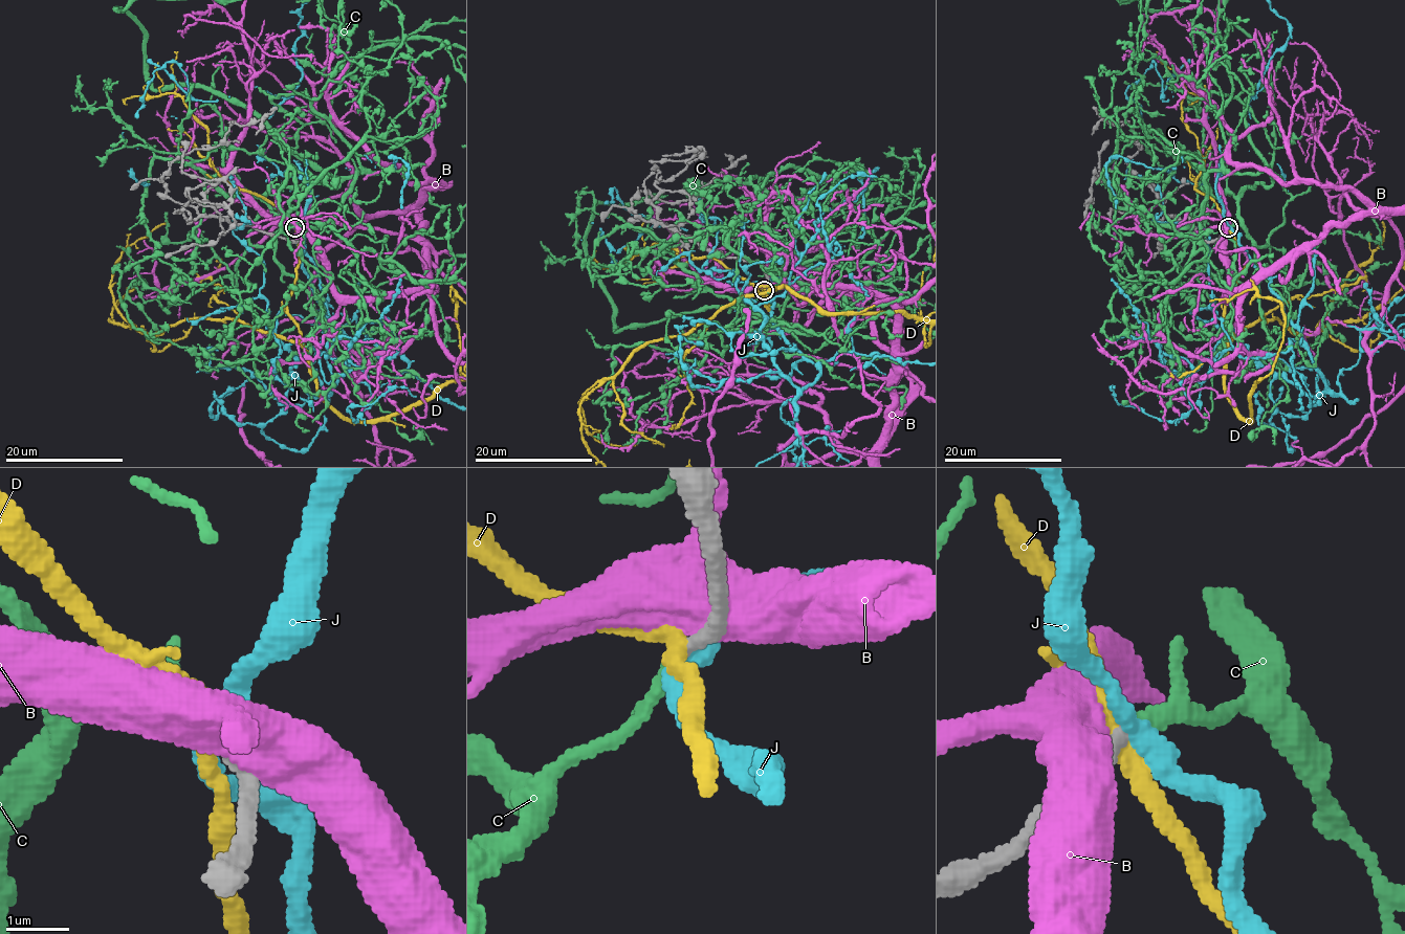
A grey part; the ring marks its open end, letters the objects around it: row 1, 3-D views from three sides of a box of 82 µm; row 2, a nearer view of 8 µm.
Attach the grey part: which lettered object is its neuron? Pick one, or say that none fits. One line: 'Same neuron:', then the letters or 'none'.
Same neuron: C

